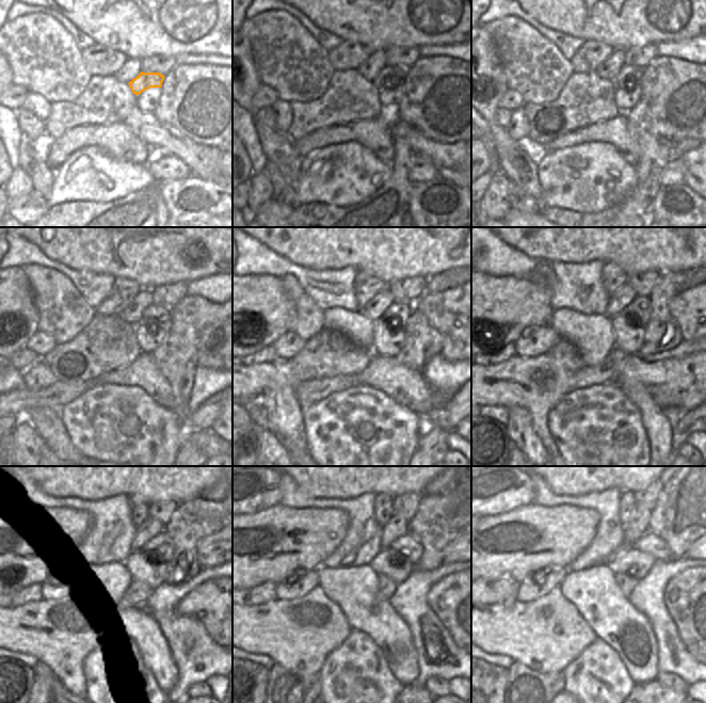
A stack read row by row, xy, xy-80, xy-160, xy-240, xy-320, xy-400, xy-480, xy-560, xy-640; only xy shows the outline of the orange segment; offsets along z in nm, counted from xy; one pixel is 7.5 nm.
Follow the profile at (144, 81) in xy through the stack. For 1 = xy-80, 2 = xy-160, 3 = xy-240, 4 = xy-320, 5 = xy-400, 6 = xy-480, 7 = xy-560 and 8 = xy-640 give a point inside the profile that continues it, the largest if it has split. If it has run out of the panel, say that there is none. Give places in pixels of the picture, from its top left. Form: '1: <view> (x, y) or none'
1: xy-80 (389, 77)
2: xy-160 (627, 76)
3: xy-240 (154, 314)
4: xy-320 (400, 312)
5: xy-400 (640, 307)
6: xy-480 (161, 544)
7: xy-560 (406, 545)
8: xy-640 (651, 543)

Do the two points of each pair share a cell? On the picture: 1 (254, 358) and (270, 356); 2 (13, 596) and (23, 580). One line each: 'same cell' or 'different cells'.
1: same cell
2: different cells

